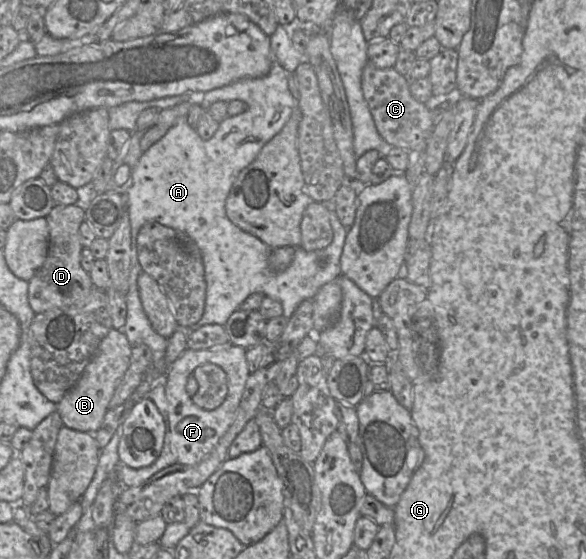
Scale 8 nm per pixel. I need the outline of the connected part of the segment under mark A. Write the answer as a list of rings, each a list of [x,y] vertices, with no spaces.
[[[279,24],[270,40],[273,63],[268,75],[262,78],[237,80],[206,92],[200,100],[200,105],[204,110],[208,110],[215,102],[234,100],[246,102],[248,110],[236,116],[226,117],[209,140],[201,139],[196,129],[188,125],[186,117],[179,118],[175,125],[141,156],[134,170],[133,183],[126,192],[131,224],[131,266],[134,267],[137,264],[139,230],[148,221],[157,221],[164,226],[187,234],[201,250],[206,281],[205,308],[201,319],[196,324],[188,328],[178,328],[185,330],[188,337],[190,333],[204,325],[225,326],[231,314],[239,309],[243,301],[252,293],[262,293],[265,297],[268,296],[280,302],[283,308],[282,315],[289,319],[301,302],[312,299],[323,285],[343,275],[340,258],[348,230],[341,224],[335,210],[329,212],[329,220],[333,229],[331,244],[325,249],[315,251],[306,251],[301,246],[296,247],[291,264],[281,273],[271,271],[268,266],[268,257],[272,248],[233,224],[226,214],[226,200],[237,176],[256,159],[264,145],[281,131],[291,118],[298,102],[288,88],[288,74],[294,73],[305,58],[294,48],[289,27]]]

